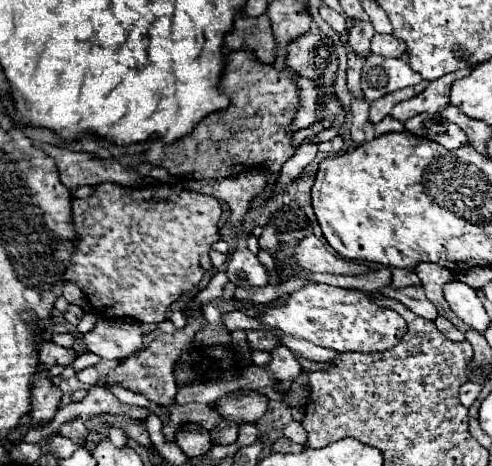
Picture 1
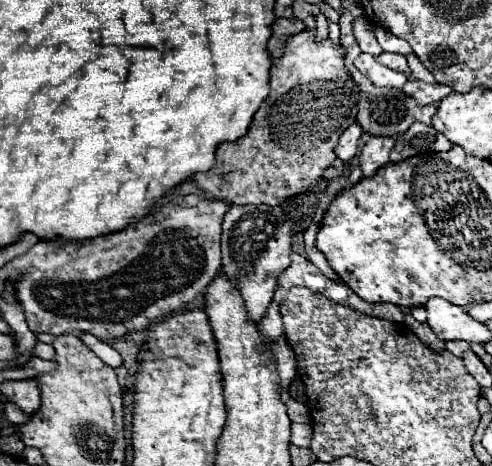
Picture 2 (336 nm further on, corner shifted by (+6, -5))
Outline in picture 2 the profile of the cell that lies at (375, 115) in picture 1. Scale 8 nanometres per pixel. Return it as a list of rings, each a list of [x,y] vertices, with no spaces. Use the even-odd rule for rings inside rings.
[[[408,80],[404,84],[404,92],[410,94],[418,104],[434,104],[440,102],[444,96],[452,94],[452,88],[438,82],[420,82],[420,80]]]

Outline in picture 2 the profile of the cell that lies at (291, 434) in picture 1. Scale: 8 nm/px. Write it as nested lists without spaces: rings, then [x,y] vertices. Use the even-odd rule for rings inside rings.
[[[292,424],[292,444],[308,448],[312,440],[312,424]]]

